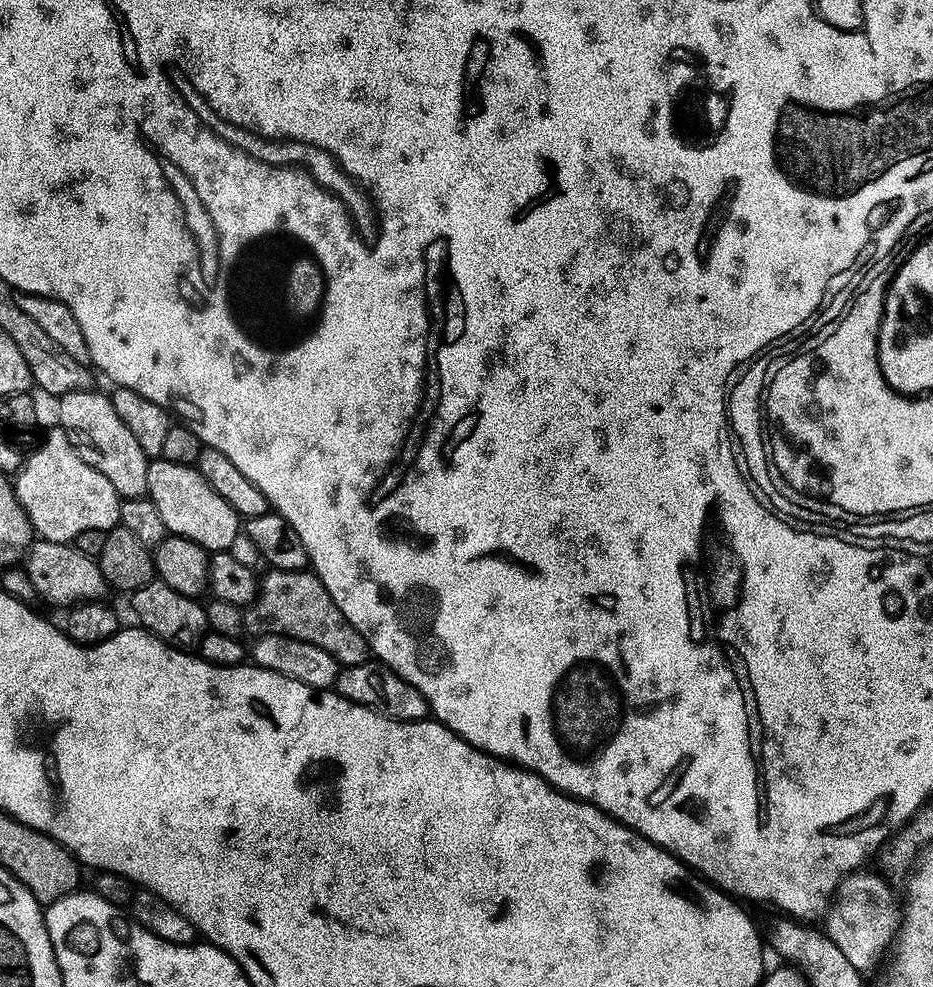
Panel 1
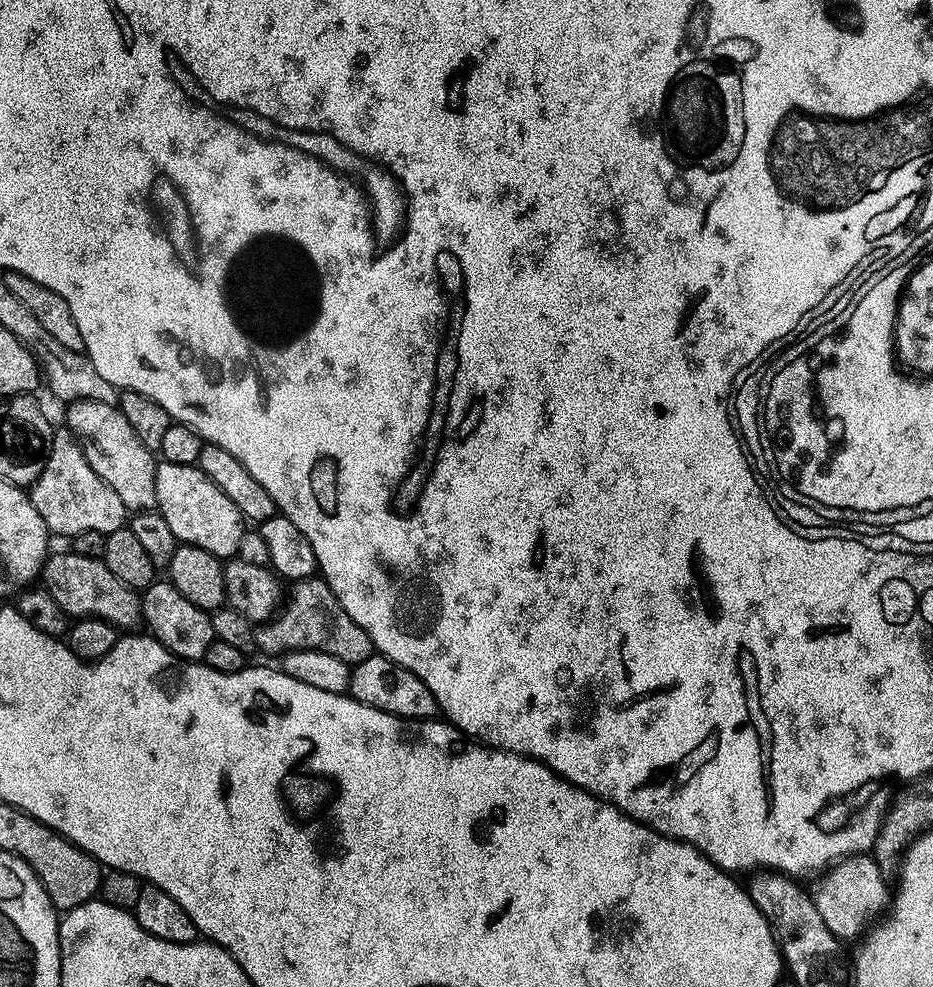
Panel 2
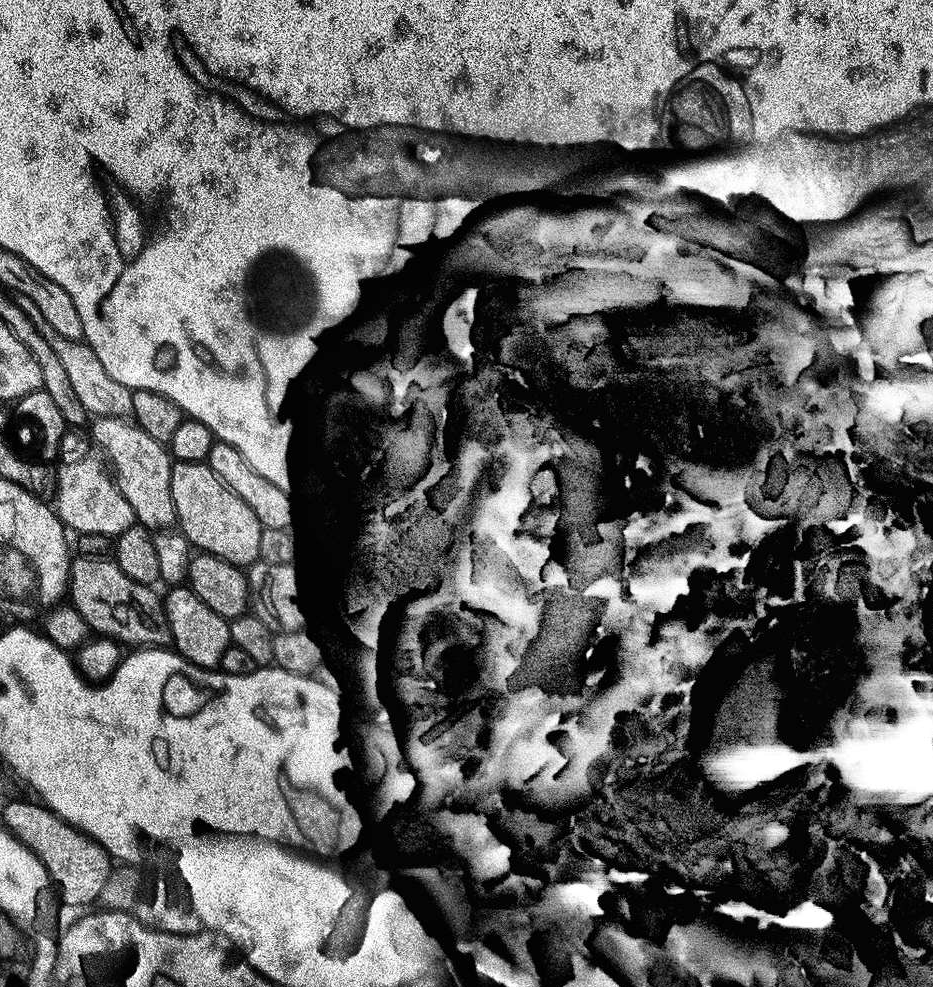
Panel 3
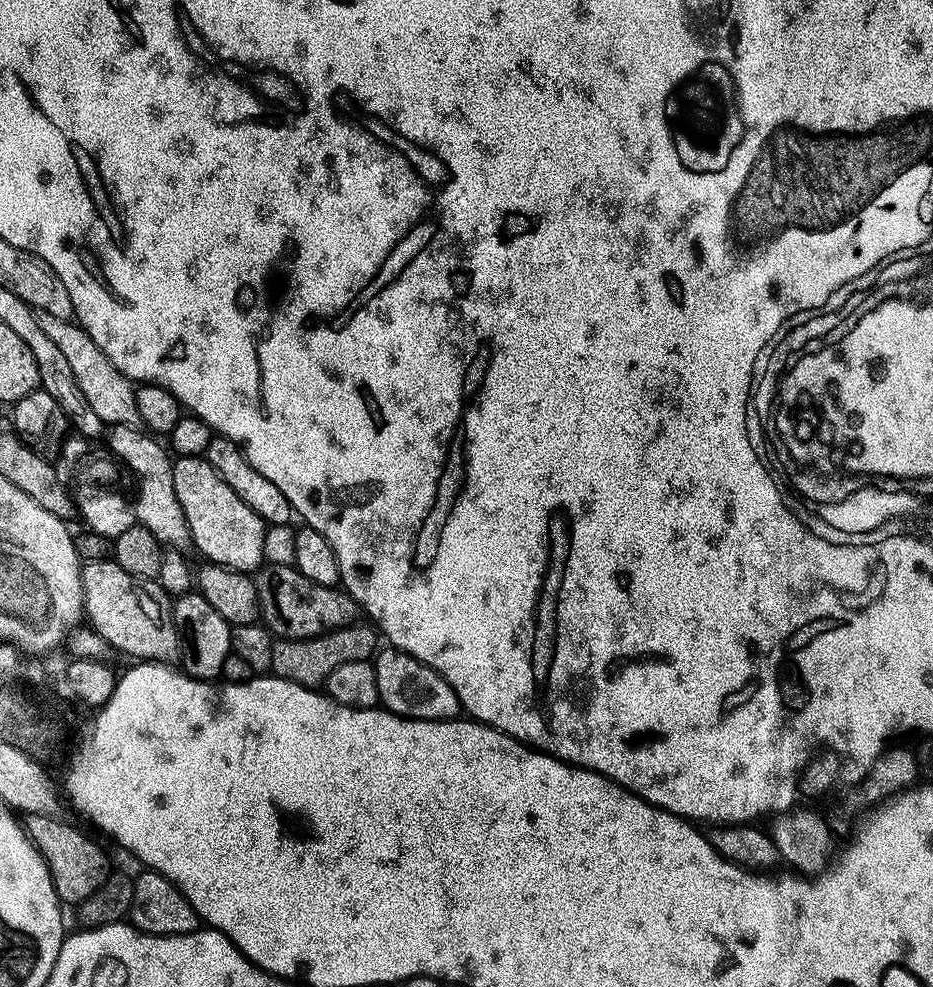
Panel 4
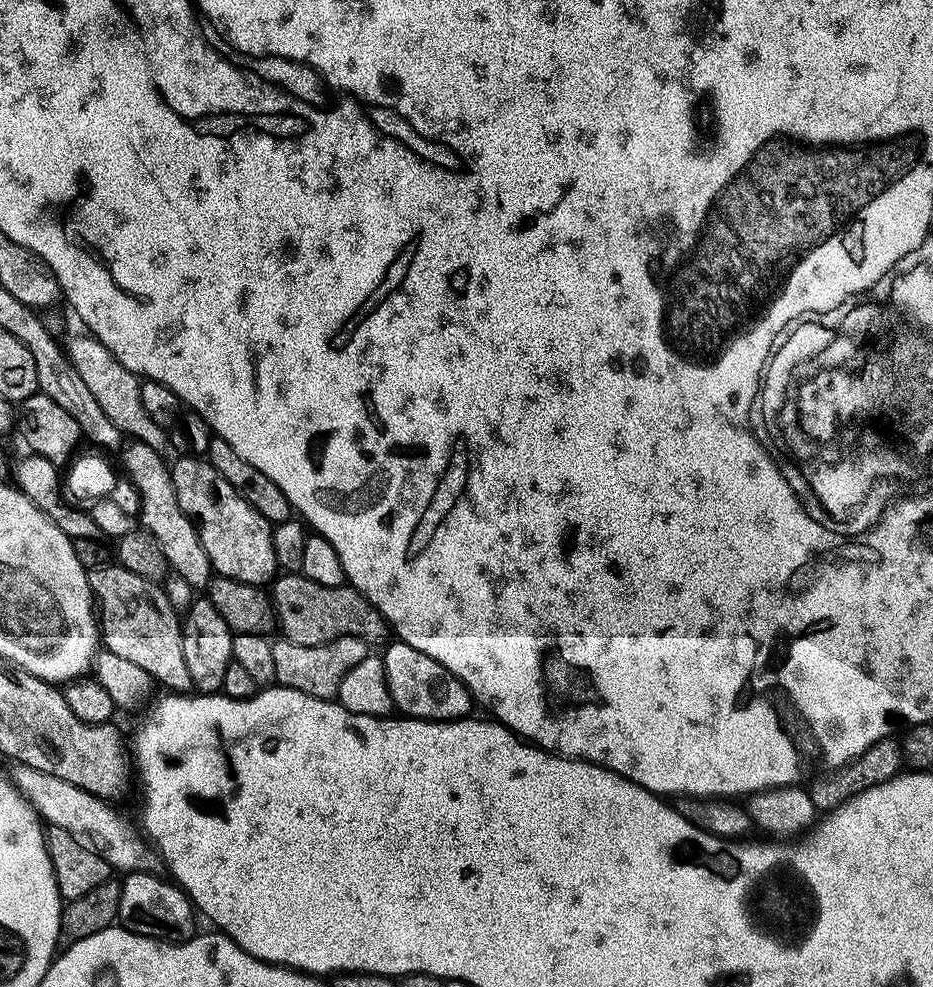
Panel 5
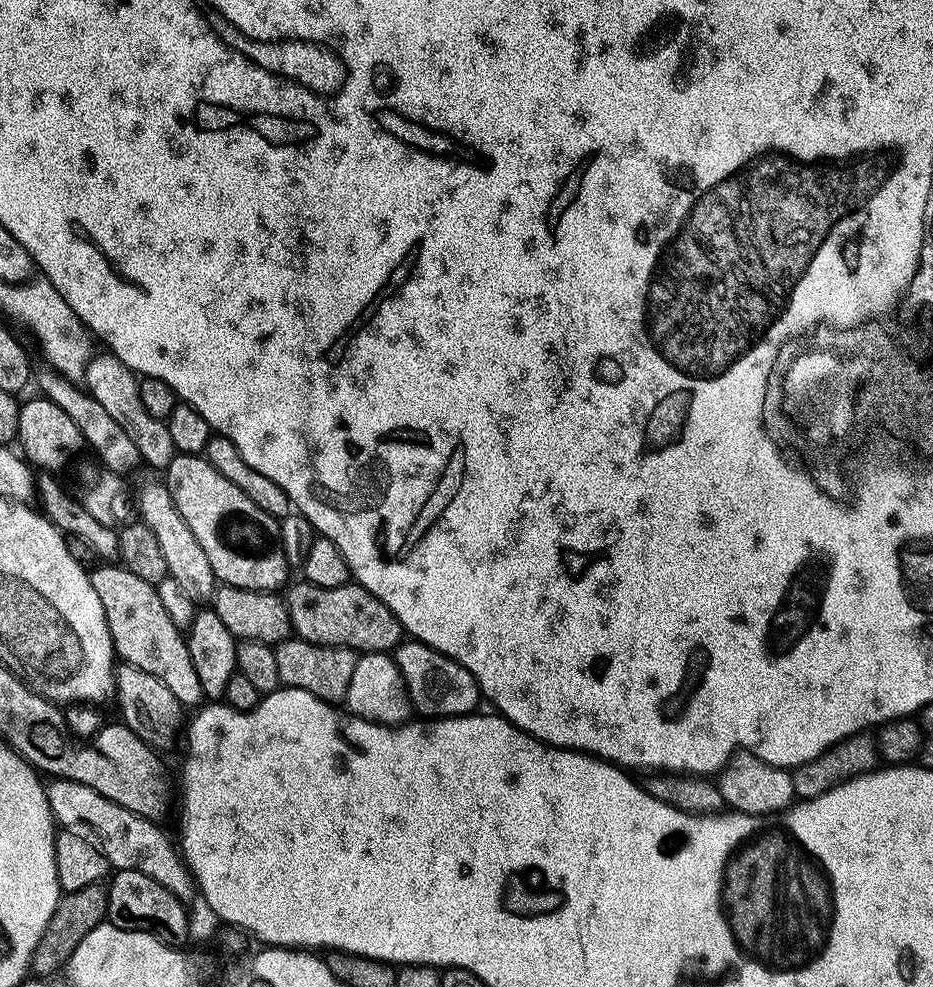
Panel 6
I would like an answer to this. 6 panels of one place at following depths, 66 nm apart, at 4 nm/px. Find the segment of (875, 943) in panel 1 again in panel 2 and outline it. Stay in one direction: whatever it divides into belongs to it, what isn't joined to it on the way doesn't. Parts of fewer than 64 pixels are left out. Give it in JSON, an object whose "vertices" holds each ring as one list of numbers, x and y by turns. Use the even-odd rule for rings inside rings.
{"vertices":[[871,855,846,856,815,881,817,884,810,888,811,900,822,915,823,924,838,940,857,939,869,927,870,920,889,907,890,884,884,880,887,880,885,873,880,871]]}

